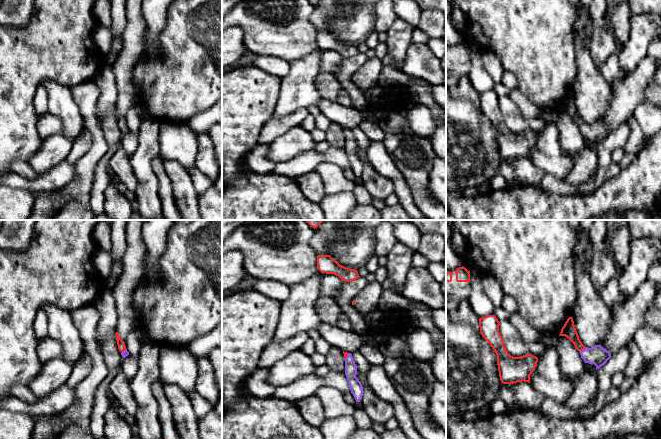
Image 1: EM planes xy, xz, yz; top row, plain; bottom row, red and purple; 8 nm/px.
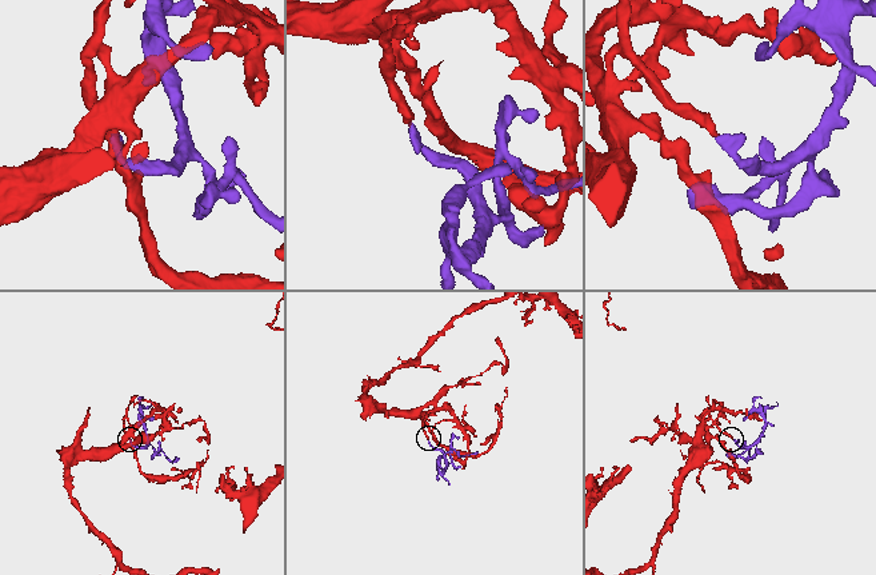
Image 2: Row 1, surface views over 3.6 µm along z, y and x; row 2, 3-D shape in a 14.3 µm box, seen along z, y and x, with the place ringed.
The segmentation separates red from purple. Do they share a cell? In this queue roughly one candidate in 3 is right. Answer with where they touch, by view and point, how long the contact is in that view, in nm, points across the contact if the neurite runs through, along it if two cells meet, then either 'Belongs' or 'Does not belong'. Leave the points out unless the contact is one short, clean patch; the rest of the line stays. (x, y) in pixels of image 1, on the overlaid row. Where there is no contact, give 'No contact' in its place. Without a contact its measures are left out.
Touches red at yz (582, 349). Shared border 70 nm. Path across: yz (568, 330), (582, 349), (589, 355), (597, 355). Belongs

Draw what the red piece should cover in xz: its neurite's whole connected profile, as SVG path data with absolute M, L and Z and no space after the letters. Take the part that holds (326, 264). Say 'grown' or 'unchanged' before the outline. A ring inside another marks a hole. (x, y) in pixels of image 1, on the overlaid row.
unchanged; M318 255L317 268L321 273L334 274L346 282L355 281L360 277L357 270L340 265L330 255Z

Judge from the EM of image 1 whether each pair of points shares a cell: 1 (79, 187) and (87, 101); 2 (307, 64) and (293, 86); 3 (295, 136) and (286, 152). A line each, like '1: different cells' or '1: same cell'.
1: same cell
2: same cell
3: same cell

